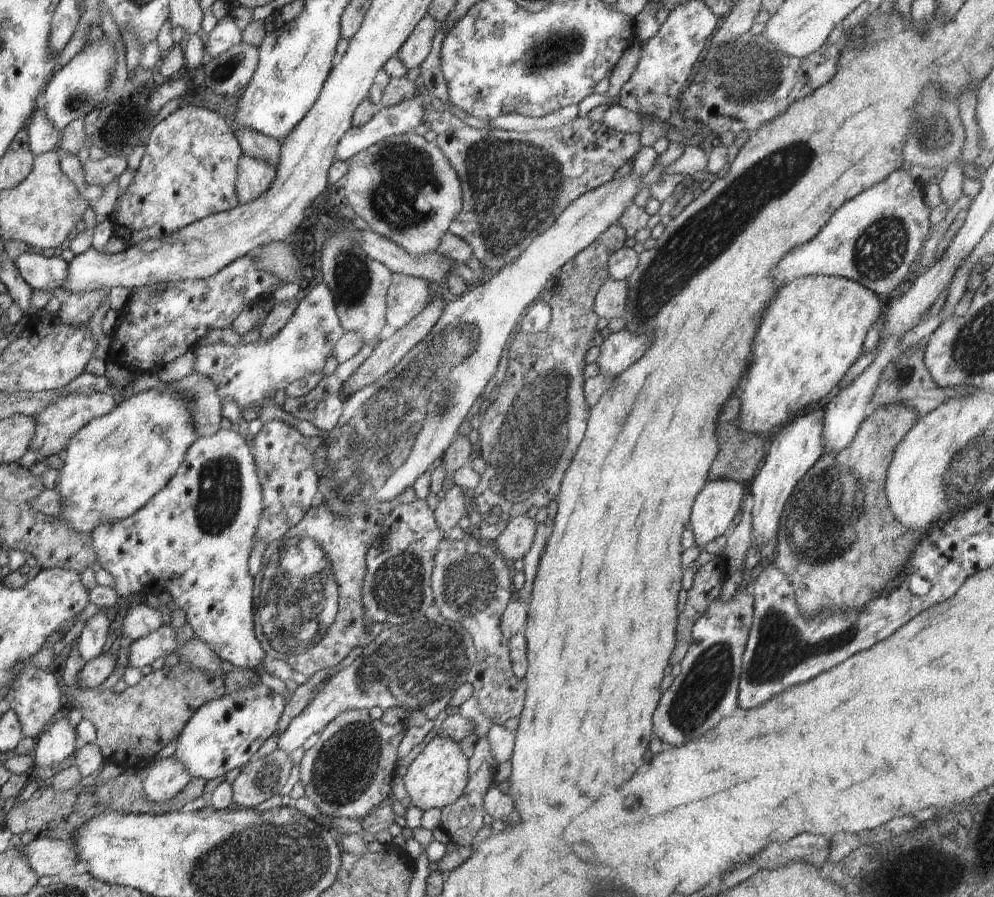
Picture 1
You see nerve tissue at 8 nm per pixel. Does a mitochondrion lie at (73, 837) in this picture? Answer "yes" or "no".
no

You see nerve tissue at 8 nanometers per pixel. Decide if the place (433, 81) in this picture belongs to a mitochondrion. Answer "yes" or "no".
no

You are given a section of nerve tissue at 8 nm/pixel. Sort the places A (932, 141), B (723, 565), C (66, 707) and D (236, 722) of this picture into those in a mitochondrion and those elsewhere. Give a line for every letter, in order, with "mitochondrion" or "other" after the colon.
A: mitochondrion
B: other
C: other
D: other

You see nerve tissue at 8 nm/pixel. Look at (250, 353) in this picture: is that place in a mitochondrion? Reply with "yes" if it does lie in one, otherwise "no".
yes

